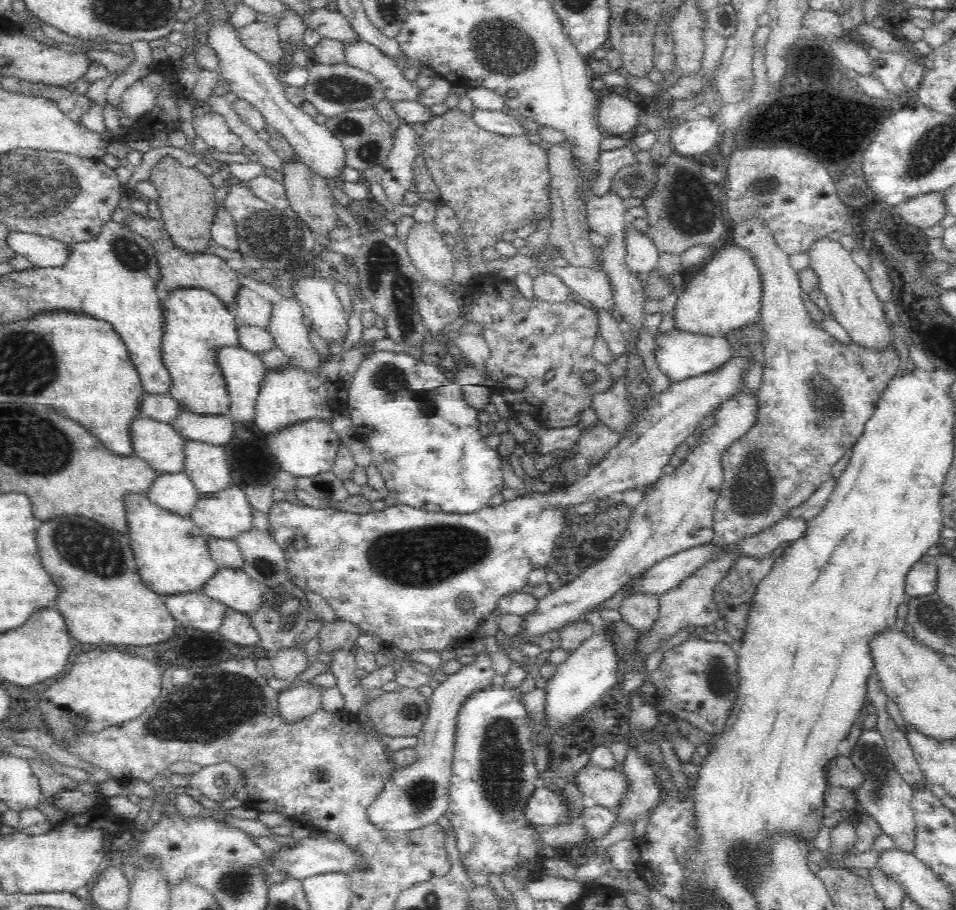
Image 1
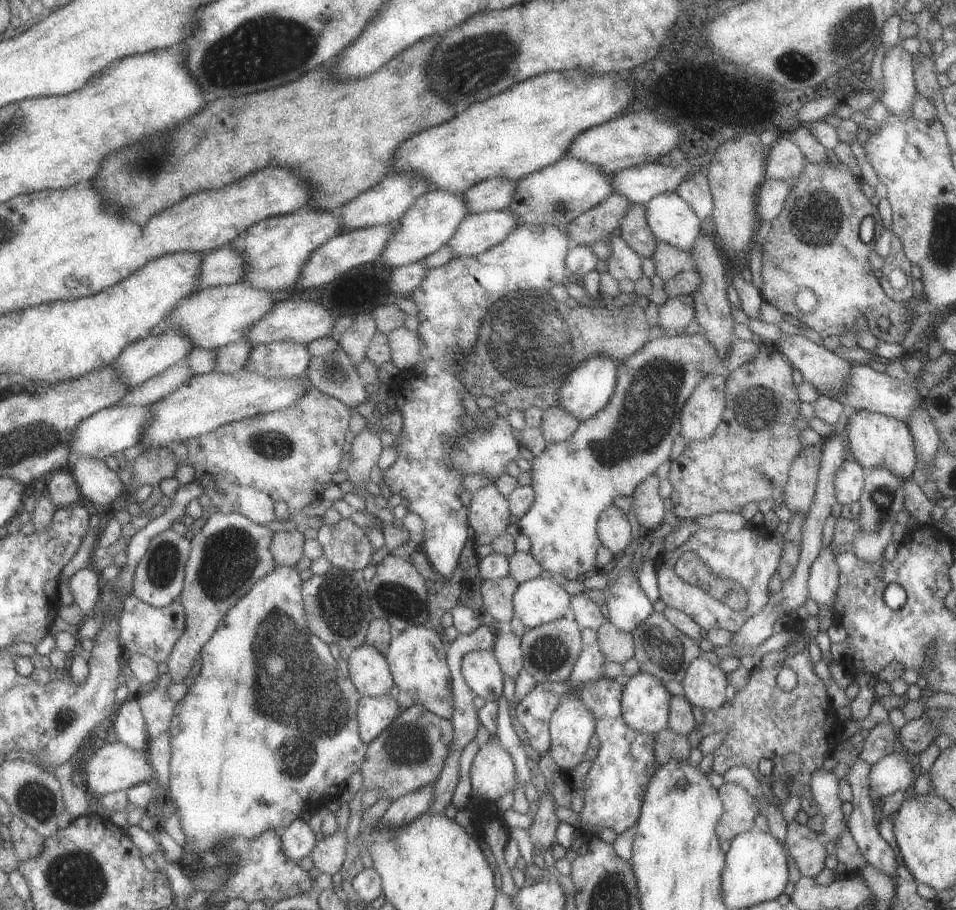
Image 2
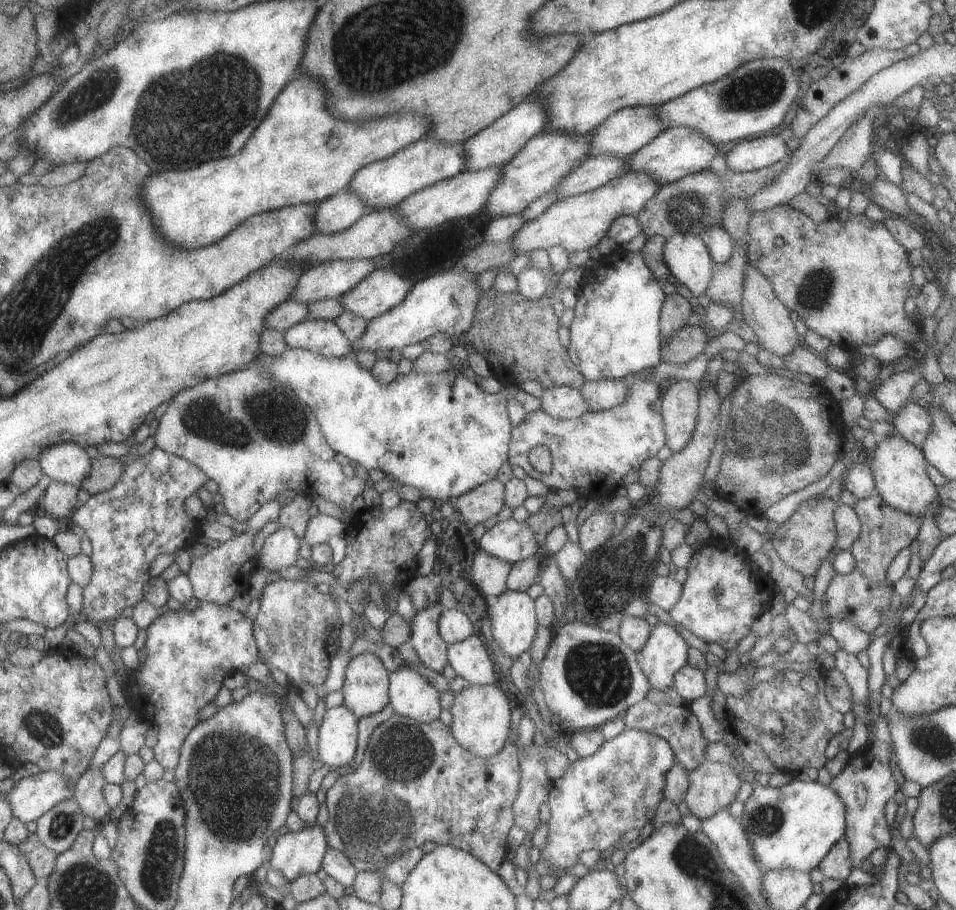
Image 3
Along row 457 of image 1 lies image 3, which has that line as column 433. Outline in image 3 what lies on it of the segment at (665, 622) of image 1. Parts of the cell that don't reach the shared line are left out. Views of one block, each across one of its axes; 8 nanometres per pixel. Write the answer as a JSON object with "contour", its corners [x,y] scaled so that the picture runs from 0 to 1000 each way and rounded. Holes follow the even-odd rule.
{"contour":[[[414,782],[407,791],[394,798],[392,804],[388,807],[378,842],[369,849],[357,852],[342,869],[342,887],[344,890],[344,900],[340,905],[342,925],[345,931],[359,935],[367,944],[367,947],[373,952],[376,957],[396,958],[396,956],[404,956],[419,938],[424,938],[426,934],[432,934],[436,930],[442,930],[445,925],[455,925],[456,929],[472,929],[476,930],[476,932],[493,935],[499,943],[504,944],[506,948],[512,951],[514,956],[523,956],[524,949],[530,945],[530,938],[532,938],[533,912],[540,905],[538,884],[543,877],[546,863],[544,826],[543,819],[531,815],[520,831],[514,833],[497,831],[482,820],[482,816],[475,808],[472,796],[468,797],[461,791],[451,795],[438,793],[434,789],[428,789]]]}

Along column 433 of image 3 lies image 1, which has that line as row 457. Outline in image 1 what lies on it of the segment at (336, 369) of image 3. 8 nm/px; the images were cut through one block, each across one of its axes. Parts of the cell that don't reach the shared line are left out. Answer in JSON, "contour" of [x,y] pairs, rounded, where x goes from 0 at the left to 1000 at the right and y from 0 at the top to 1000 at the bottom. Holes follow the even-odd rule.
{"contour":[[[388,387],[374,402],[368,420],[362,426],[365,437],[363,441],[364,455],[366,455],[366,459],[368,460],[370,477],[372,481],[376,481],[376,484],[379,484],[379,486],[385,490],[388,500],[390,501],[390,510],[394,513],[403,527],[406,544],[412,545],[414,549],[421,554],[432,555],[433,558],[441,558],[452,563],[462,562],[475,565],[492,565],[492,563],[498,563],[501,558],[510,556],[515,545],[524,542],[528,534],[525,525],[525,505],[523,504],[523,498],[517,492],[508,489],[506,484],[504,484],[505,479],[502,476],[500,452],[485,440],[483,423],[477,420],[471,420],[467,424],[459,424],[452,429],[442,429],[439,432],[427,429],[425,415],[423,415],[421,407],[416,404],[417,397],[423,397],[423,393],[429,396],[431,391],[421,387]]]}

